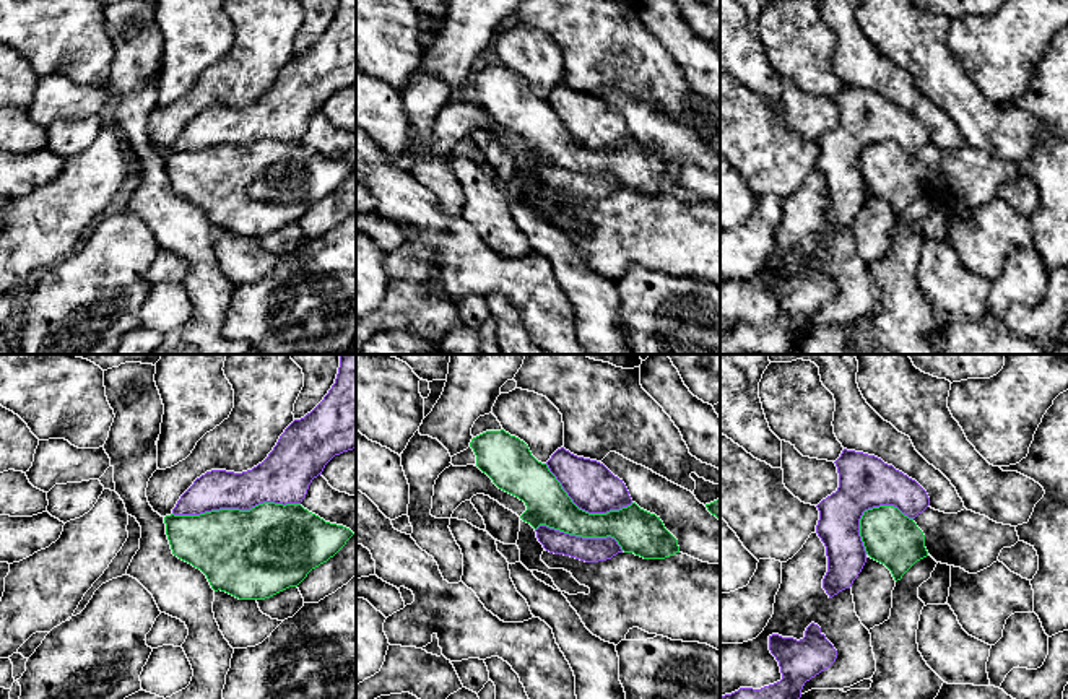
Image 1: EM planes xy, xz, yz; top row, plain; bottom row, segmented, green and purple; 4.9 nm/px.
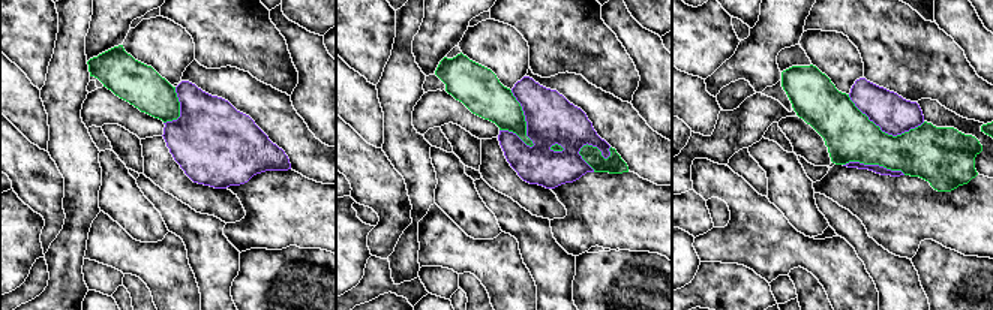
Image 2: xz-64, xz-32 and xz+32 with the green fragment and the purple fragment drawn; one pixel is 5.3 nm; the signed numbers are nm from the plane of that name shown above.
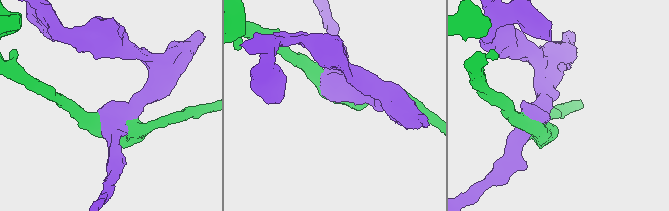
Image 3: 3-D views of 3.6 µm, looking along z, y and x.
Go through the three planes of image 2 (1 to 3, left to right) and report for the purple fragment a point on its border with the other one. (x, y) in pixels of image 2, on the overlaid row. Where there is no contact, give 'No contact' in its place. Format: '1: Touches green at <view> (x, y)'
1: Touches green at xz-64 (179, 110)
2: Touches green at xz-32 (524, 119)
3: Touches green at xz+32 (884, 132)

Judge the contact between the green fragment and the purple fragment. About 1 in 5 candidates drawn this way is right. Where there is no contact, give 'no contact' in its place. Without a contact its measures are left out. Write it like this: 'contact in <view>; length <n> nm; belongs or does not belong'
contact in xy; length 650 nm; does not belong

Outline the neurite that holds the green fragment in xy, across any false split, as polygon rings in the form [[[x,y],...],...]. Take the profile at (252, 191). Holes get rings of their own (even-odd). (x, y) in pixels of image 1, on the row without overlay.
[[[263,138],[250,146],[219,145],[200,151],[166,151],[172,190],[200,205],[215,228],[239,236],[265,236],[297,223],[307,210],[333,193],[354,171],[325,158],[301,140]]]

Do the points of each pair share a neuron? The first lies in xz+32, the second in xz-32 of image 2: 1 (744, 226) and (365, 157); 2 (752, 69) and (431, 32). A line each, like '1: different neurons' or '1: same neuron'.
1: same neuron
2: same neuron

